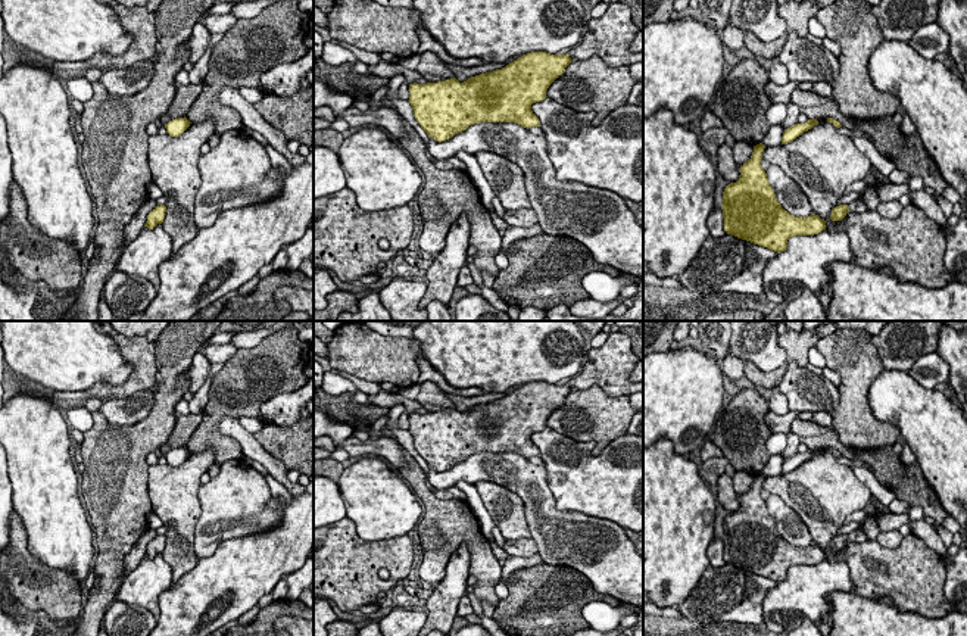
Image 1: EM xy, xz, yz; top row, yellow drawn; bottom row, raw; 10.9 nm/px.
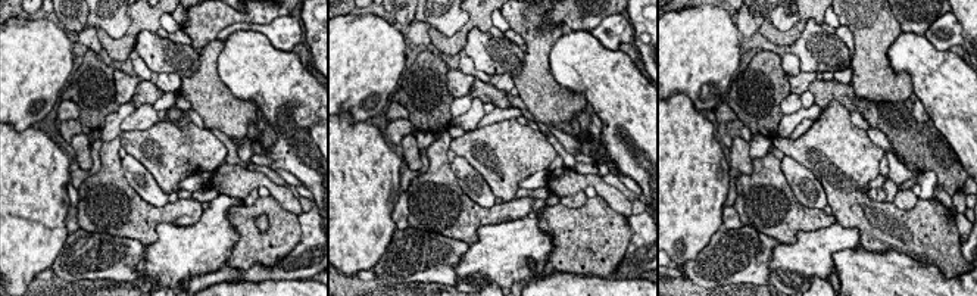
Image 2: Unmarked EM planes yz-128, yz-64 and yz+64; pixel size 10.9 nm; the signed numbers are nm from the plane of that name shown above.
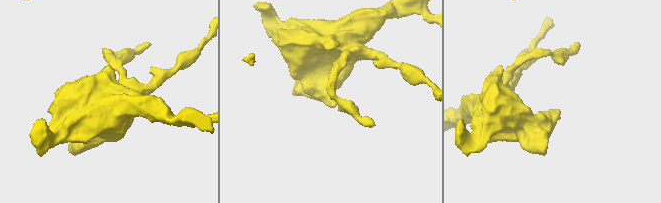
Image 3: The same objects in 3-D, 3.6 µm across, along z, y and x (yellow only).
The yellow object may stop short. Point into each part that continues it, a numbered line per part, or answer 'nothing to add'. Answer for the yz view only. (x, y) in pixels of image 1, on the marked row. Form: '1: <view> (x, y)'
1: yz (860, 205)

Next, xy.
nothing to add

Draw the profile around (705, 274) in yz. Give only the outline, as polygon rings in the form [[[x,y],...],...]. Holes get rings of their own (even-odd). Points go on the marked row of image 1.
[[[709,234],[677,280],[689,292],[762,294],[762,271],[776,256],[777,252],[732,234],[718,238]]]

